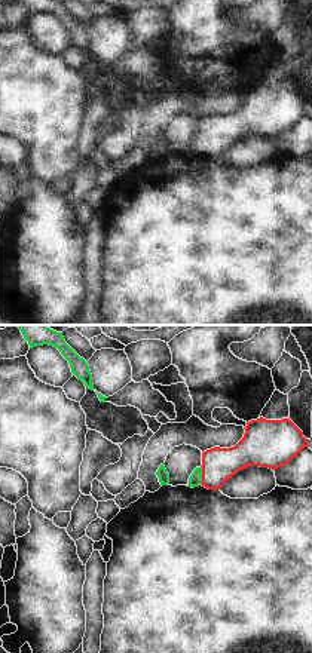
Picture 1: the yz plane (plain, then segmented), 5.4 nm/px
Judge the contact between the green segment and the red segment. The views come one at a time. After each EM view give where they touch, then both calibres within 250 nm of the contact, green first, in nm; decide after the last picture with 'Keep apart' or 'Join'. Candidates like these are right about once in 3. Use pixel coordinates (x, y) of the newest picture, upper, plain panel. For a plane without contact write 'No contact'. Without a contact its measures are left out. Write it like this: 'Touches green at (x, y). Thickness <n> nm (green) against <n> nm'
Touches green at (201, 143). Thickness 70 nm (green) against 190 nm.

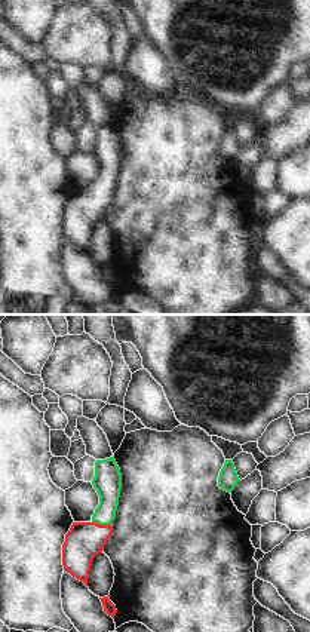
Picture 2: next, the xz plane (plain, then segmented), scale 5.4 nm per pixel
Touches green at (101, 192). Thickness 160 nm (green) against 200 nm.

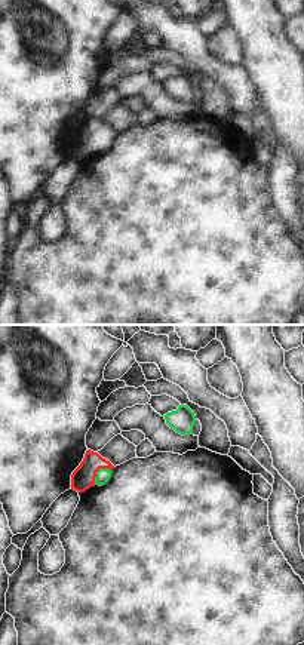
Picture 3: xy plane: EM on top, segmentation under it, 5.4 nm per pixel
Touches green at (98, 138). Thickness 80 nm (green) against 120 nm.

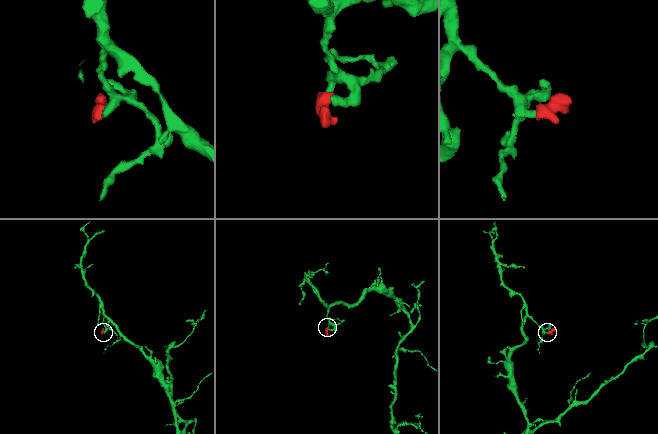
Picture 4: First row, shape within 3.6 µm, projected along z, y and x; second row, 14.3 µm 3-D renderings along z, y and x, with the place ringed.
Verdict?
Join.

